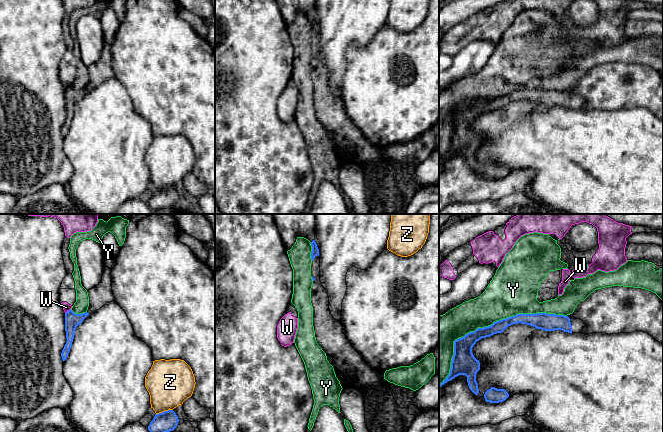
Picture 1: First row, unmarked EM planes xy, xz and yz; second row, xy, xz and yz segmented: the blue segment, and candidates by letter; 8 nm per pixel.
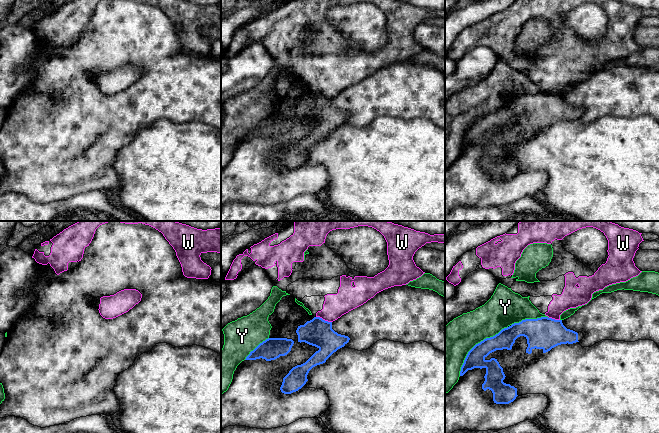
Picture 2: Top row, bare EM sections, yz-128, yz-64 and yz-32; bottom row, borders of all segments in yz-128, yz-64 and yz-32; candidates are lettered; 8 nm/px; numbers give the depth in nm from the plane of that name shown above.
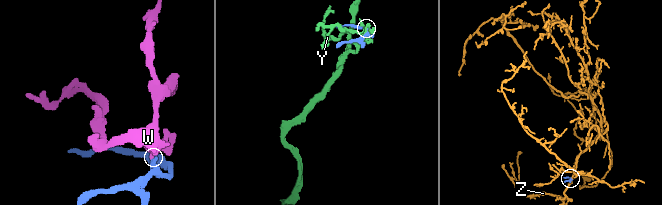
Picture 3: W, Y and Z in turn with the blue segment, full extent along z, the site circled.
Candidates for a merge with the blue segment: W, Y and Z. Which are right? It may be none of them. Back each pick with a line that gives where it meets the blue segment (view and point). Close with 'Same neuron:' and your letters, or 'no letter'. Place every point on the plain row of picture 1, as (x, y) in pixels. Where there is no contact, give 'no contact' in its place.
Same neuron: no letter

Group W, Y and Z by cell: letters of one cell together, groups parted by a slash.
W / Y / Z

